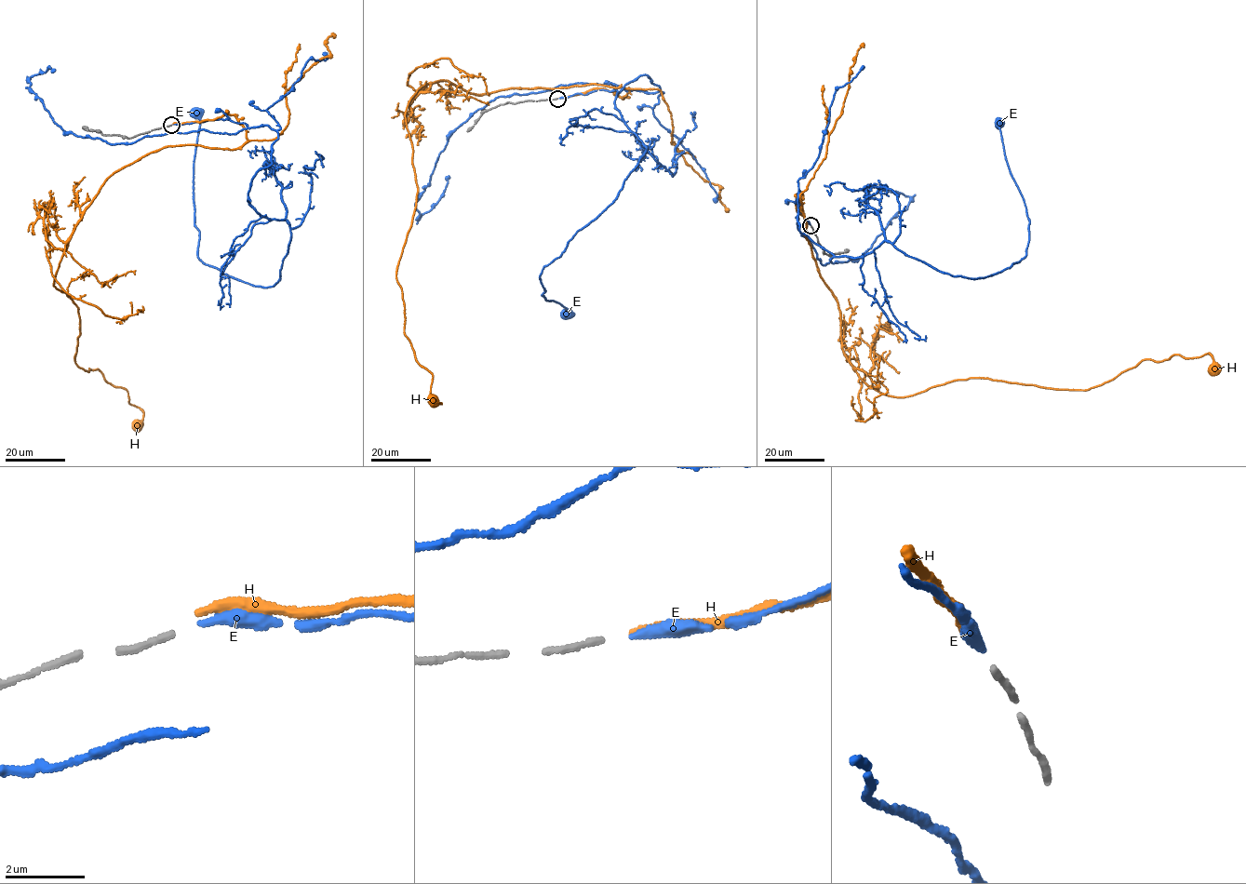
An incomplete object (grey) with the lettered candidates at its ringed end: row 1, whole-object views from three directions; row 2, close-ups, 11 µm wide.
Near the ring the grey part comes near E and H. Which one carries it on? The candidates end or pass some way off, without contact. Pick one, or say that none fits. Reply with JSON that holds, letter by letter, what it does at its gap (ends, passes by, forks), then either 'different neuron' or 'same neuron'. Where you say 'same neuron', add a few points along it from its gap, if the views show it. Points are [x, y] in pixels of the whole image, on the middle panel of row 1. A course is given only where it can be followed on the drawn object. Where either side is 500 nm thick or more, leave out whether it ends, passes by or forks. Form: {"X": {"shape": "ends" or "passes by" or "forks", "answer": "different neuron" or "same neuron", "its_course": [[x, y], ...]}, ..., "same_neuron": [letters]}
{"E": {"shape": "ends", "answer": "same neuron", "its_course": [[559, 99], [660, 88], [645, 74], [615, 98], [645, 153], [617, 197], [540, 276], [542, 296], [567, 314]]}, "H": {"shape": "ends", "answer": "different neuron"}, "same_neuron": ["E"]}

